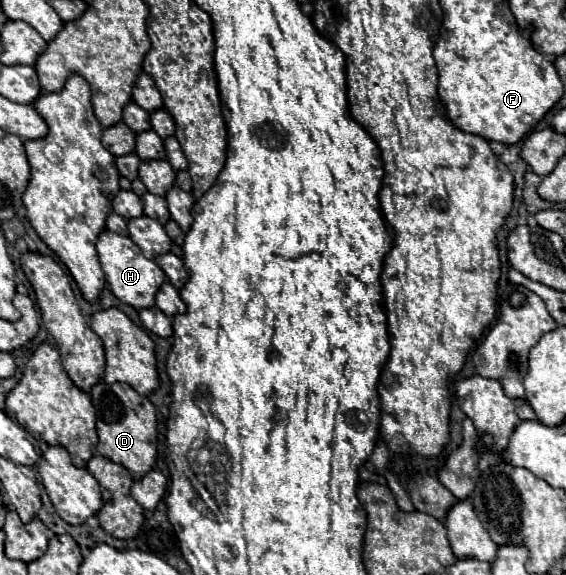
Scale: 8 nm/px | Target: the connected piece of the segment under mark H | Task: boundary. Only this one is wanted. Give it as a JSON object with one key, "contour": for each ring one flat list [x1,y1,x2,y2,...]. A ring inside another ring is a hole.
{"contour":[[104,231,96,243,98,259,102,265,102,271,106,275,106,281,112,289,112,293,122,301,132,305,134,309,146,309,154,305,154,297,158,287,166,281,164,271,158,267,156,261,150,261,142,255,138,245,130,237,122,237,112,231]]}

